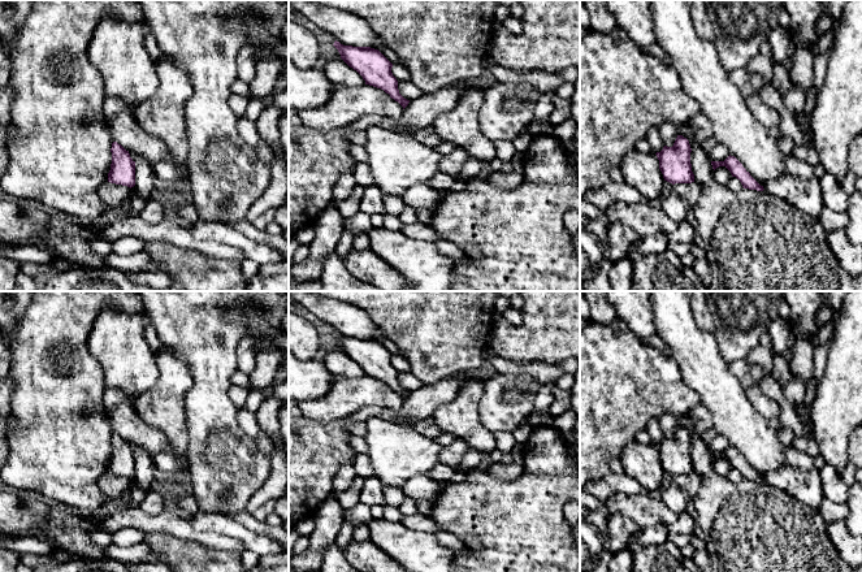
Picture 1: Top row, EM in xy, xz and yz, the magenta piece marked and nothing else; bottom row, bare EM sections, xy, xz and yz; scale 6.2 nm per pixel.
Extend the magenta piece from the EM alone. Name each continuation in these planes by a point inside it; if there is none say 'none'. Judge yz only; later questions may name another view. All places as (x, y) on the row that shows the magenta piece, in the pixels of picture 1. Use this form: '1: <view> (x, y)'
none

